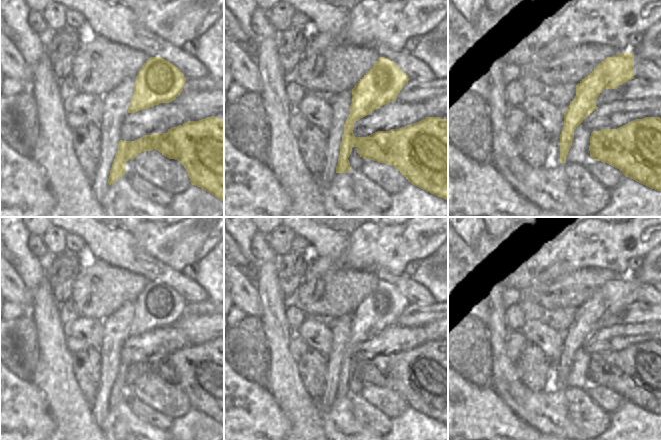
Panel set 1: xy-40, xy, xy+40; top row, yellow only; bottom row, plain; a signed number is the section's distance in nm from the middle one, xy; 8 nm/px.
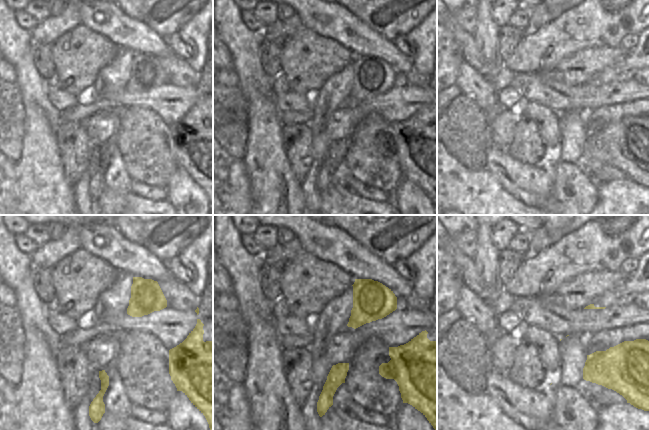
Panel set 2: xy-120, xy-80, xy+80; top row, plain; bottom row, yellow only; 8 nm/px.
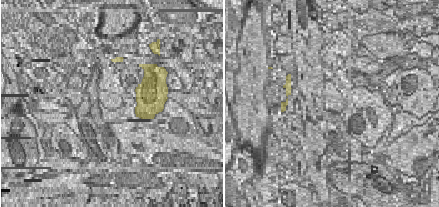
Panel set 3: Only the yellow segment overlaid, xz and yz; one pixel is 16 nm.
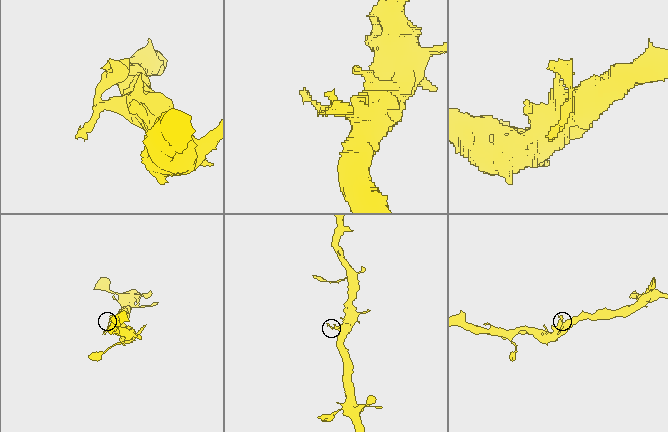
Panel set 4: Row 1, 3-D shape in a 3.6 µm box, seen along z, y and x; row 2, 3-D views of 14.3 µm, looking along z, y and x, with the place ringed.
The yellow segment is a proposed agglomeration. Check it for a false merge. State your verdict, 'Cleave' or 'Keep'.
Cleave.

